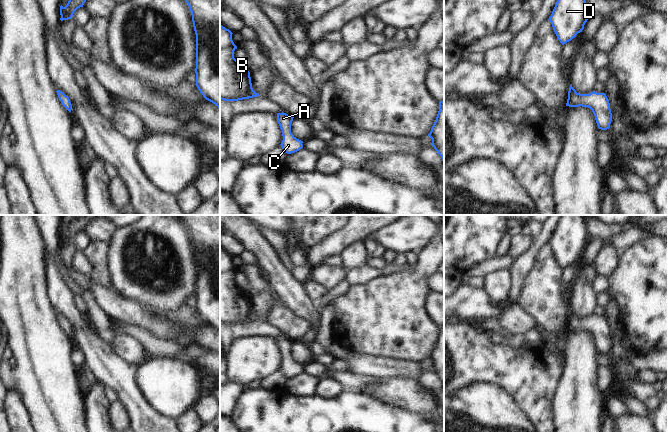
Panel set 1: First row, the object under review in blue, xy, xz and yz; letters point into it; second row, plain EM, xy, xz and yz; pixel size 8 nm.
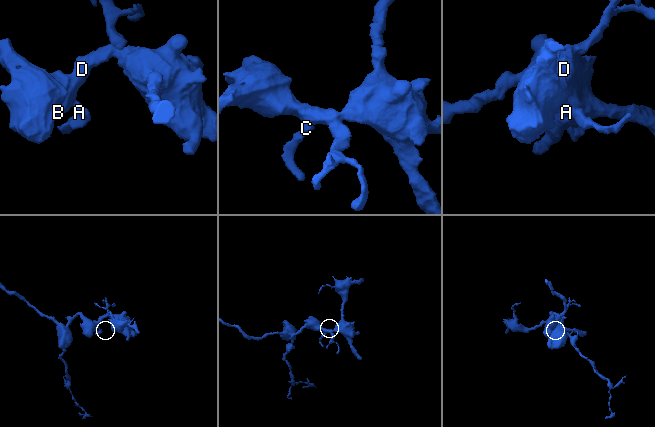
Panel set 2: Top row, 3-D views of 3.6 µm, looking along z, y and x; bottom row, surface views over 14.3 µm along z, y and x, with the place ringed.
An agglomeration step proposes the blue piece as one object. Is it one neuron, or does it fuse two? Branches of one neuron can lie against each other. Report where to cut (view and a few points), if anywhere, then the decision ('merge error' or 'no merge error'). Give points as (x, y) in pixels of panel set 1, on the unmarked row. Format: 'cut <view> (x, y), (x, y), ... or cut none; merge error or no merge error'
cut none; no merge error

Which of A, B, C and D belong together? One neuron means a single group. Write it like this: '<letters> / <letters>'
A B C D

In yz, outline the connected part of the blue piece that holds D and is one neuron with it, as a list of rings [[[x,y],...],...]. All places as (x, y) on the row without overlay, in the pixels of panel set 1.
[[[562,215],[548,244],[564,269],[582,256],[589,241],[584,215]]]

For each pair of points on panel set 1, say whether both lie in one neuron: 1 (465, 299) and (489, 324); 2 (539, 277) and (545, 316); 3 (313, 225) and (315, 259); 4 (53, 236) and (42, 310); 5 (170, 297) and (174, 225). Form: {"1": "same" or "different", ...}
{"1": "different", "2": "same", "3": "different", "4": "different", "5": "same"}

